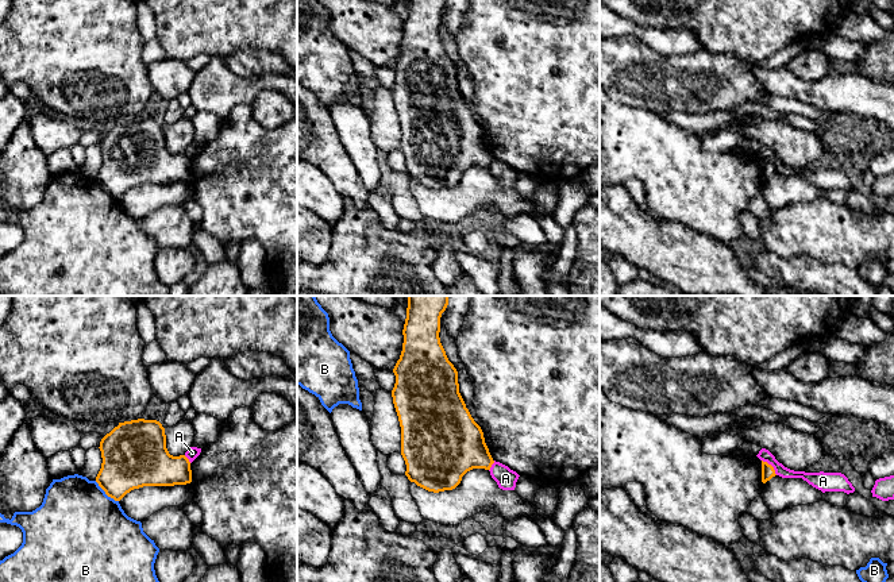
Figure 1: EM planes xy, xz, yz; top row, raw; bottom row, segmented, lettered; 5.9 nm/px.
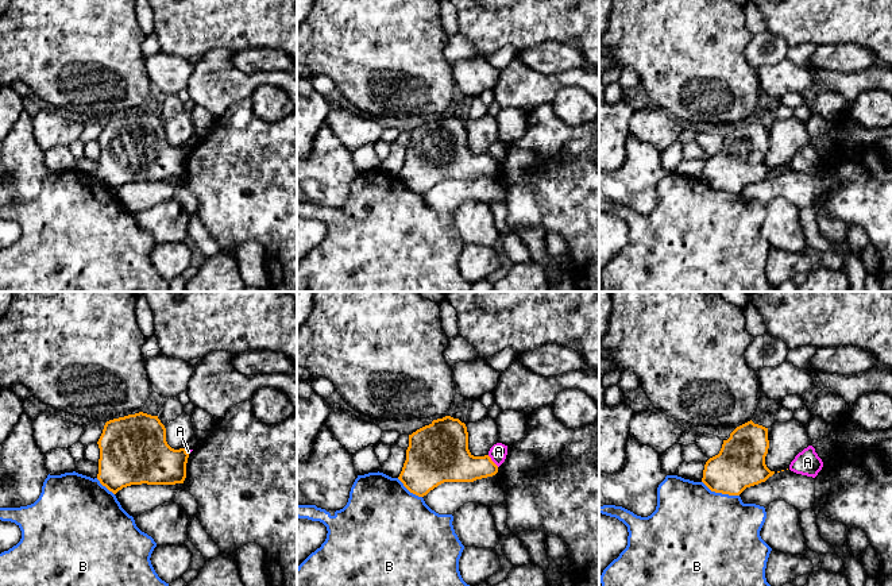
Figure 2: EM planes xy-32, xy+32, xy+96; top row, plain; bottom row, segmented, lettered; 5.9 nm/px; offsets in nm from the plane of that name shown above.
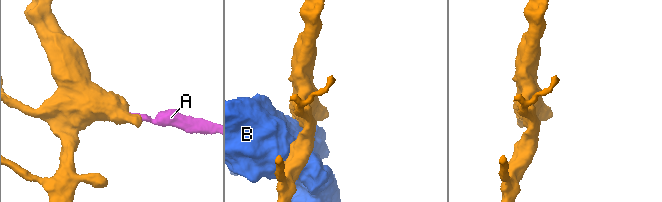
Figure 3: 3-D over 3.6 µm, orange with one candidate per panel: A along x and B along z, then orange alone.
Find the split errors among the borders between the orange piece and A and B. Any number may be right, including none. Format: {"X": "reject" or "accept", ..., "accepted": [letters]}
{"A": "reject", "B": "reject", "accepted": []}

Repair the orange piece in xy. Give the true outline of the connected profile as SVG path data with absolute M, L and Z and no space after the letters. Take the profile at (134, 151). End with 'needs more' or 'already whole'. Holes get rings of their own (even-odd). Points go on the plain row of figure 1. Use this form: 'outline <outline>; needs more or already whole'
outline M157 117L119 120L101 136L99 146L103 161L96 180L115 199L143 184L192 180L189 157L169 151L165 126Z; already whole

